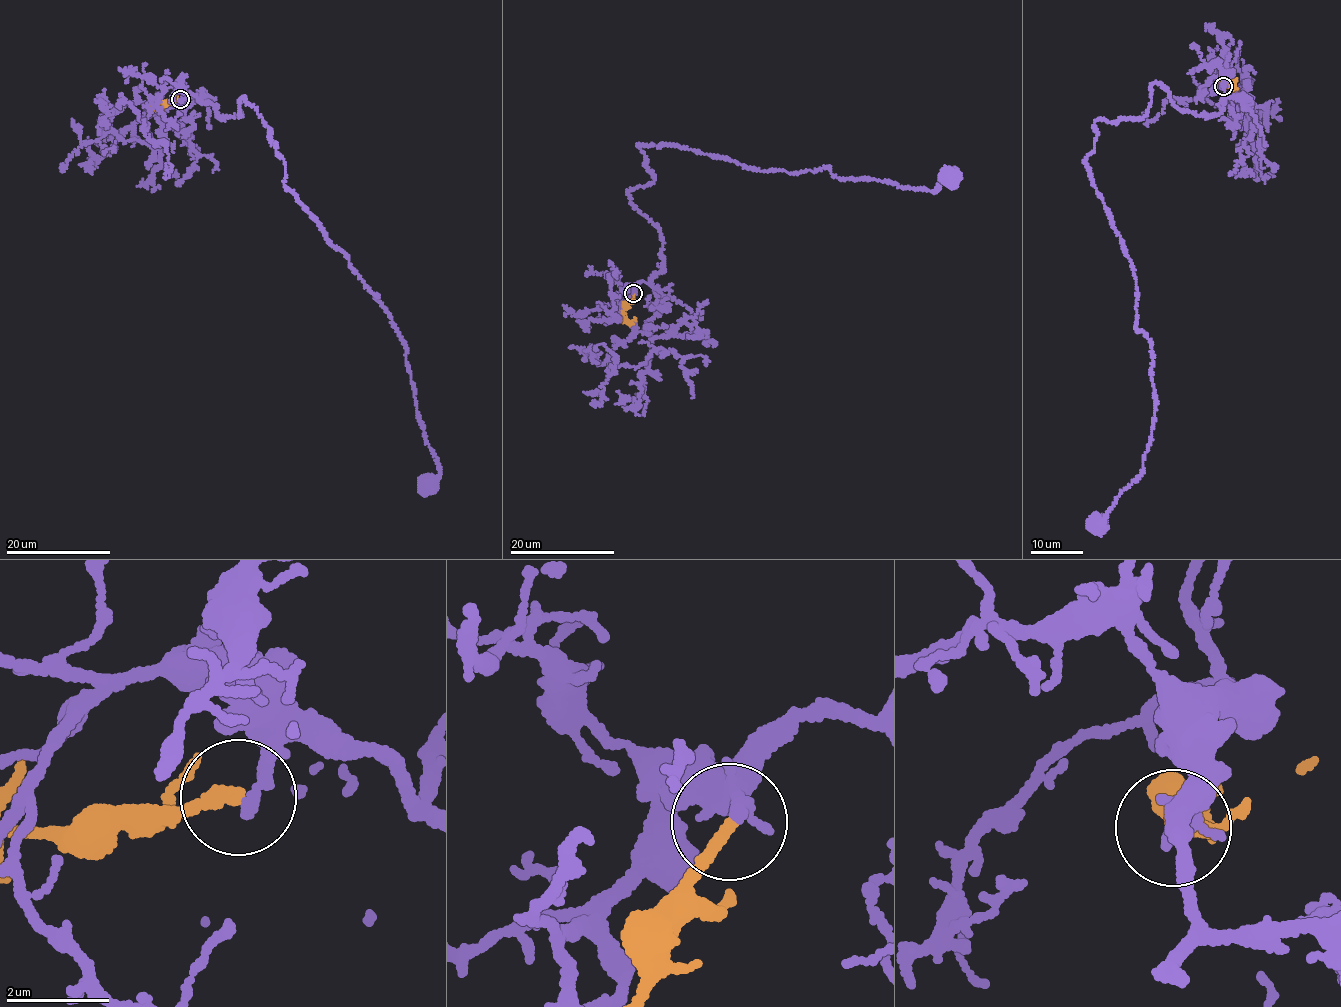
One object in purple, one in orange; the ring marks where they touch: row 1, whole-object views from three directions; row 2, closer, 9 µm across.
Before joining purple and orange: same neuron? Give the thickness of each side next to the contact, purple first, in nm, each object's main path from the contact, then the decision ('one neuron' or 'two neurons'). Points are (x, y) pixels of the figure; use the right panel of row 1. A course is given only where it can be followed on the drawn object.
180 nm thick on the purple side, 220 nm on the other; purple runs (1222, 86), (1208, 118), (1156, 82), (1143, 117), (1094, 123), (1085, 161), (1156, 398), (1144, 469), (1097, 527); orange runs (1222, 86), (1231, 81), (1236, 92); two neurons

